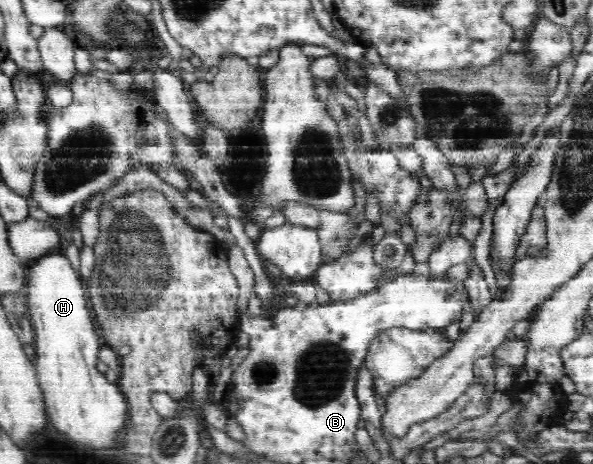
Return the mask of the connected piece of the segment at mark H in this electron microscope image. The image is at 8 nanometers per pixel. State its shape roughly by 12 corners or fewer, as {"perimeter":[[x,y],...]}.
{"perimeter":[[65,253],[24,288],[47,417],[112,447],[122,389],[96,371],[98,336]]}

